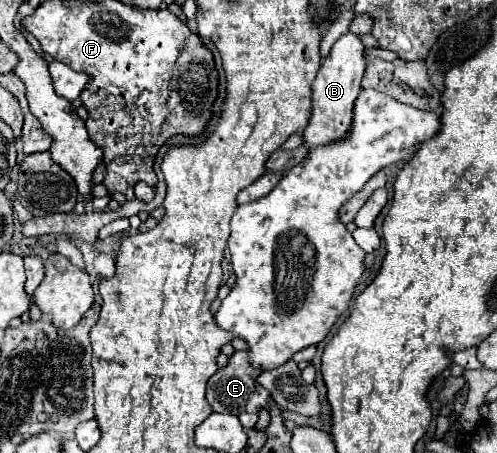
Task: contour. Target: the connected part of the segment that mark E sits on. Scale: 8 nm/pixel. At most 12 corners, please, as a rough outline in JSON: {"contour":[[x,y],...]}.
{"contour":[[234,352],[206,390],[214,412],[258,412],[270,392],[248,352]]}

